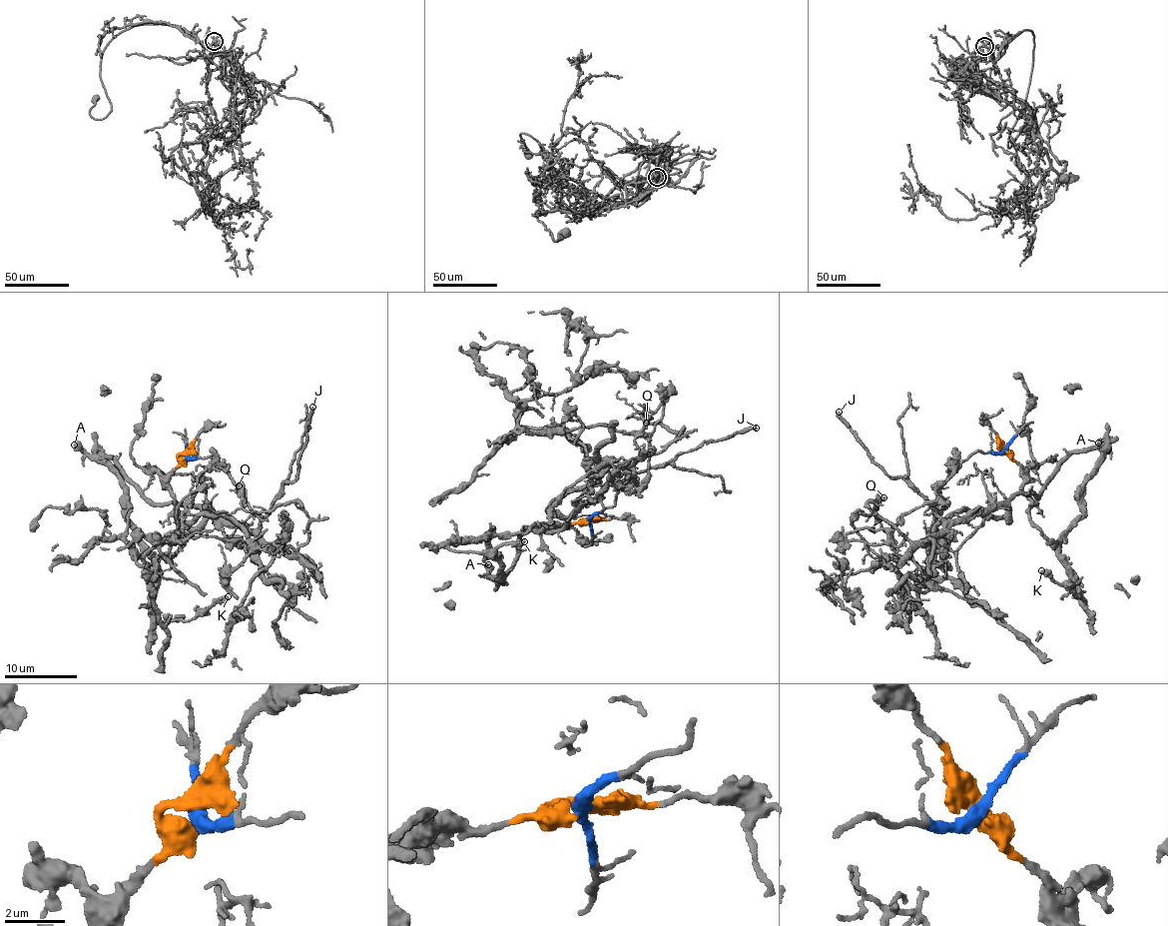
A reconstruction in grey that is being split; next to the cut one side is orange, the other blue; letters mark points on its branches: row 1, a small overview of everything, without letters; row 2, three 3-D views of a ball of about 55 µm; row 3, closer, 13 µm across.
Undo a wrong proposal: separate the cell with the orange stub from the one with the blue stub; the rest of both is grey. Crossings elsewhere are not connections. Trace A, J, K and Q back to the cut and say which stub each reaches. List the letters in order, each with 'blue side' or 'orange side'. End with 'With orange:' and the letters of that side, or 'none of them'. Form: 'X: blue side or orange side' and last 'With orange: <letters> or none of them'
A: orange side
J: blue side
K: orange side
Q: blue side
With orange: A, K

